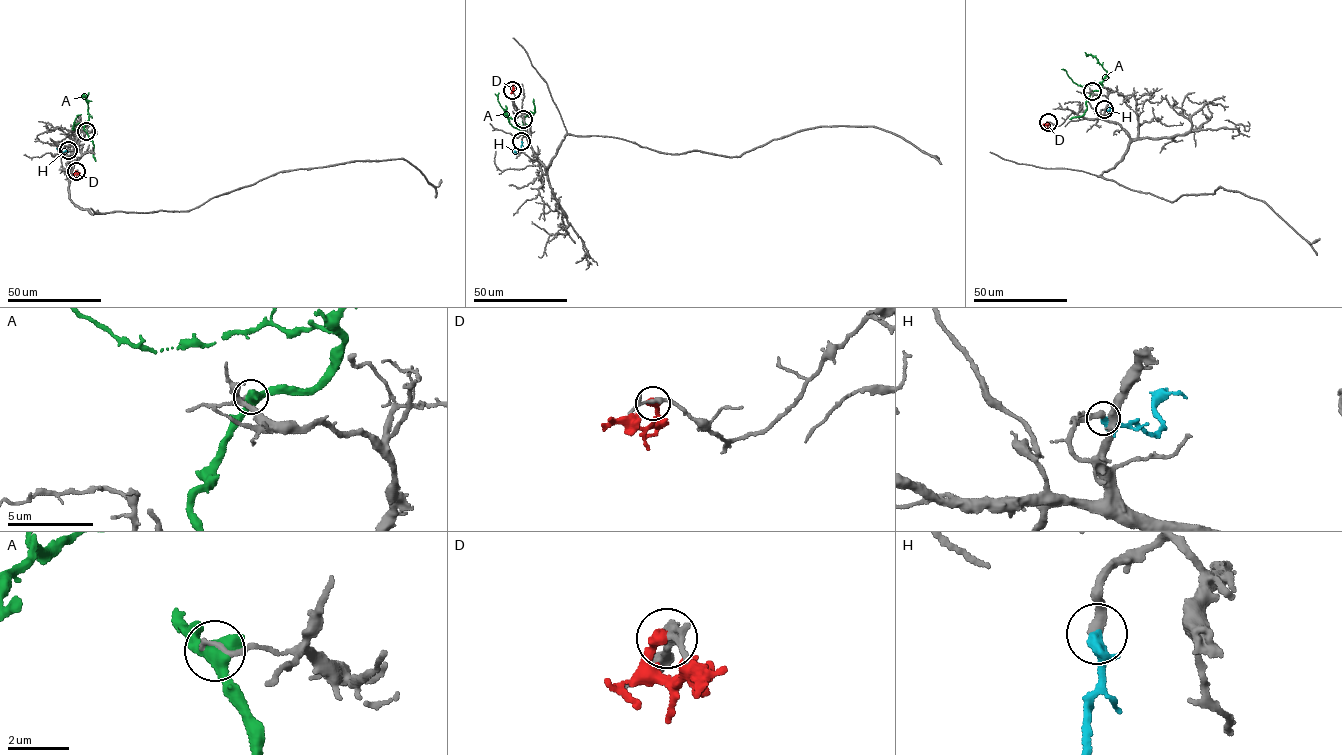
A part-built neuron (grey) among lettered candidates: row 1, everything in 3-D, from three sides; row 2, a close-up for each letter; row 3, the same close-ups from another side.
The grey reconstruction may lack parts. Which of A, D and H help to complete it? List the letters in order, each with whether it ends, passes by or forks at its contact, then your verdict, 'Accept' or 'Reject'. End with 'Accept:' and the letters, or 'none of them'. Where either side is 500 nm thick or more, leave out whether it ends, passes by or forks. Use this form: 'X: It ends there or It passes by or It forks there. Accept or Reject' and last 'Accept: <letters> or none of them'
A: Reject
D: It ends there. Reject
H: It passes by. Accept
Accept: H

